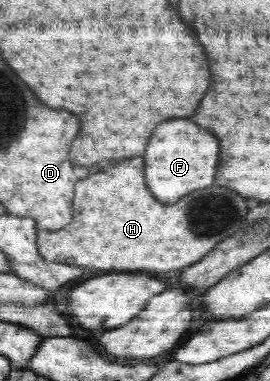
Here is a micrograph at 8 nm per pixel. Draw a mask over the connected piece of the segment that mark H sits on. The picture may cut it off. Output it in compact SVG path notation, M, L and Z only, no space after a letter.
M137 156L137 158L131 158L127 162L121 162L117 166L113 166L111 170L107 172L99 172L99 174L93 174L89 178L83 178L79 180L79 184L75 186L75 214L73 214L73 220L71 224L67 224L65 228L61 230L43 230L38 229L36 244L39 254L49 262L75 262L75 266L87 266L87 268L95 268L95 270L105 270L105 272L153 272L155 275L163 275L173 273L174 275L181 272L185 267L189 267L195 262L199 262L199 259L203 256L207 256L209 252L215 249L215 246L222 242L224 239L230 238L231 235L235 235L243 222L246 222L248 214L248 207L246 199L243 200L239 194L231 192L231 190L225 190L221 186L211 186L211 188L203 188L203 190L195 190L191 194L187 194L185 198L181 198L179 202L175 204L161 204L157 202L151 192L145 188L145 172L143 172L143 158Z

